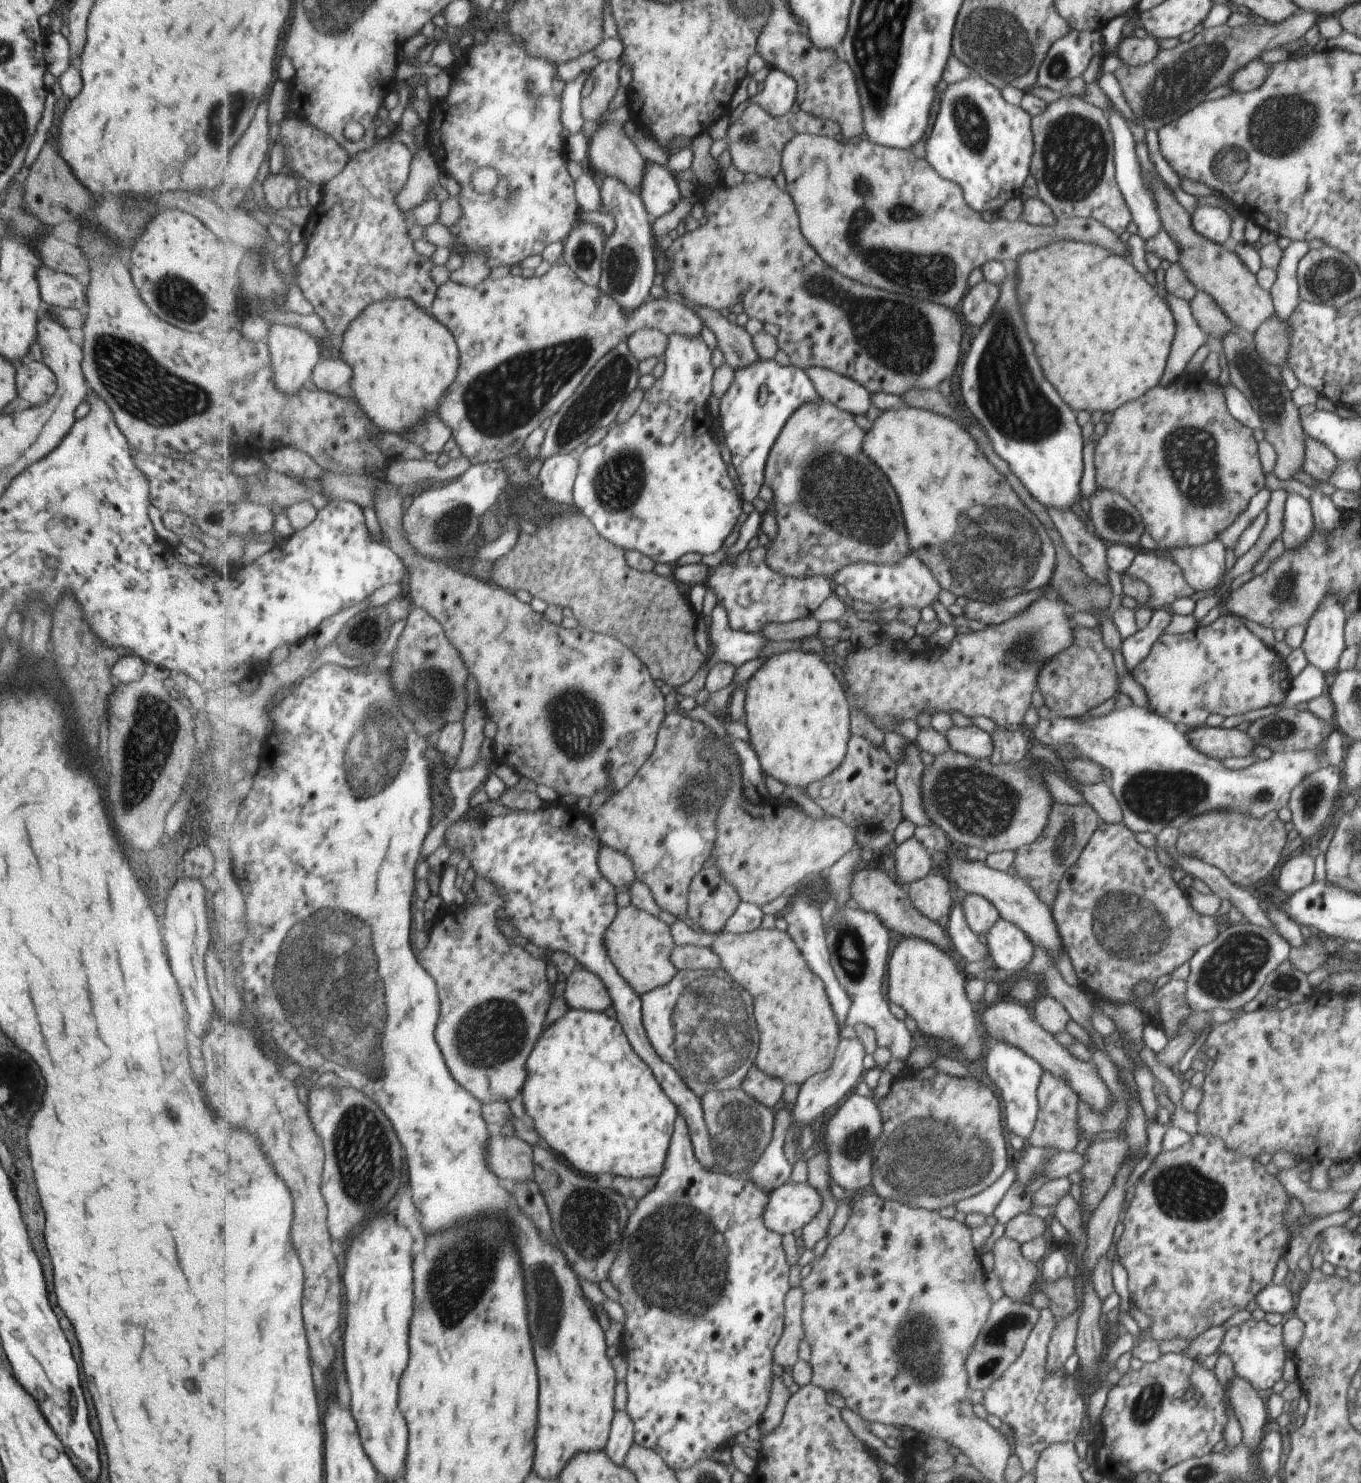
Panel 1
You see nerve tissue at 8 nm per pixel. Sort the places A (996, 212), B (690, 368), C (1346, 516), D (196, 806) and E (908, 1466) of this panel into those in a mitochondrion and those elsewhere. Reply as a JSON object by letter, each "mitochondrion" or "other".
{"A":"other","B":"other","C":"other","D":"other","E":"other"}

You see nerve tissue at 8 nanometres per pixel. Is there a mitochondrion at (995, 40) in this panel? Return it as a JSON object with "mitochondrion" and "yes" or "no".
{"mitochondrion":"yes"}

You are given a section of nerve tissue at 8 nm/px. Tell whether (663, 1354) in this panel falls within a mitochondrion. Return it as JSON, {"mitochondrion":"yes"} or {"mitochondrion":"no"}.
{"mitochondrion":"no"}

